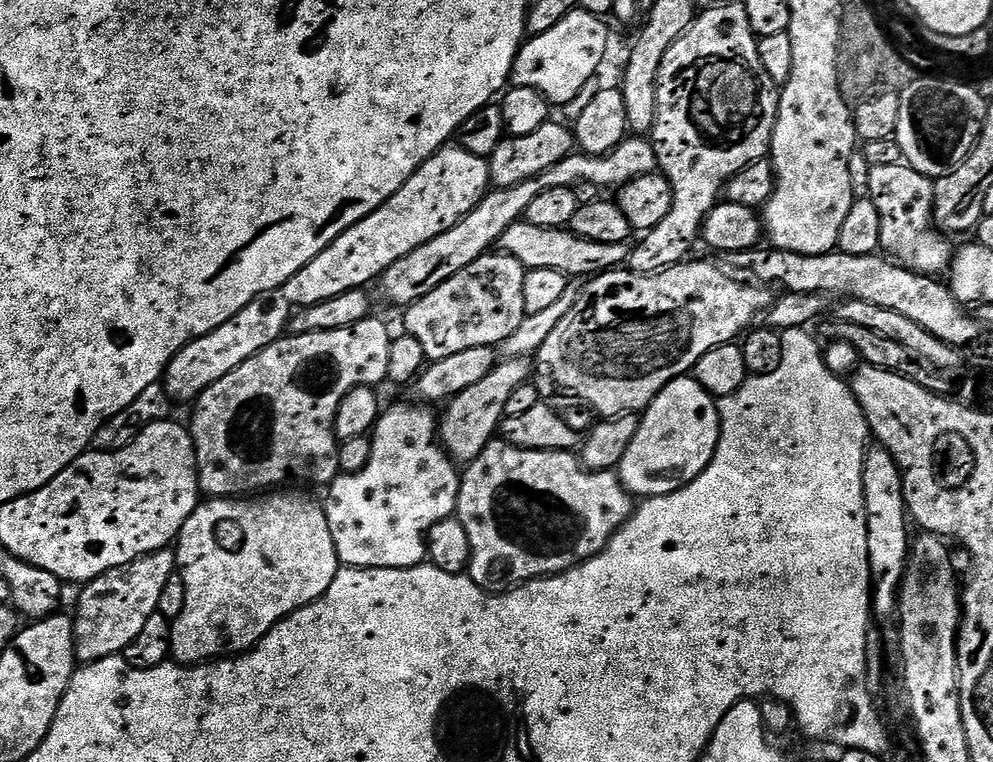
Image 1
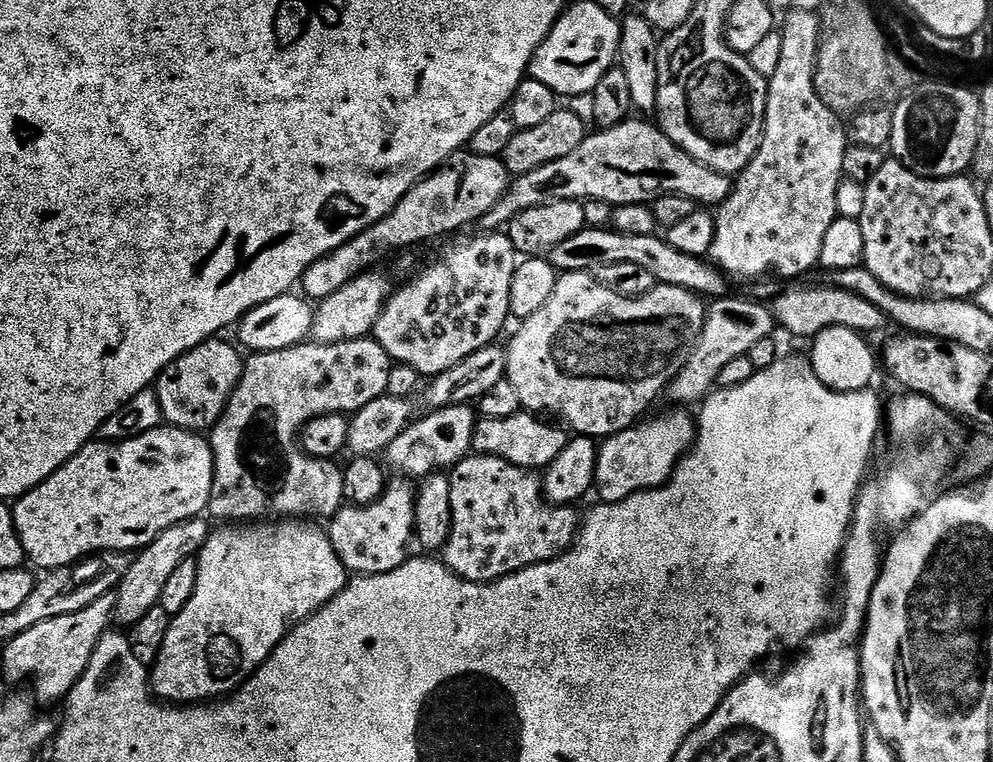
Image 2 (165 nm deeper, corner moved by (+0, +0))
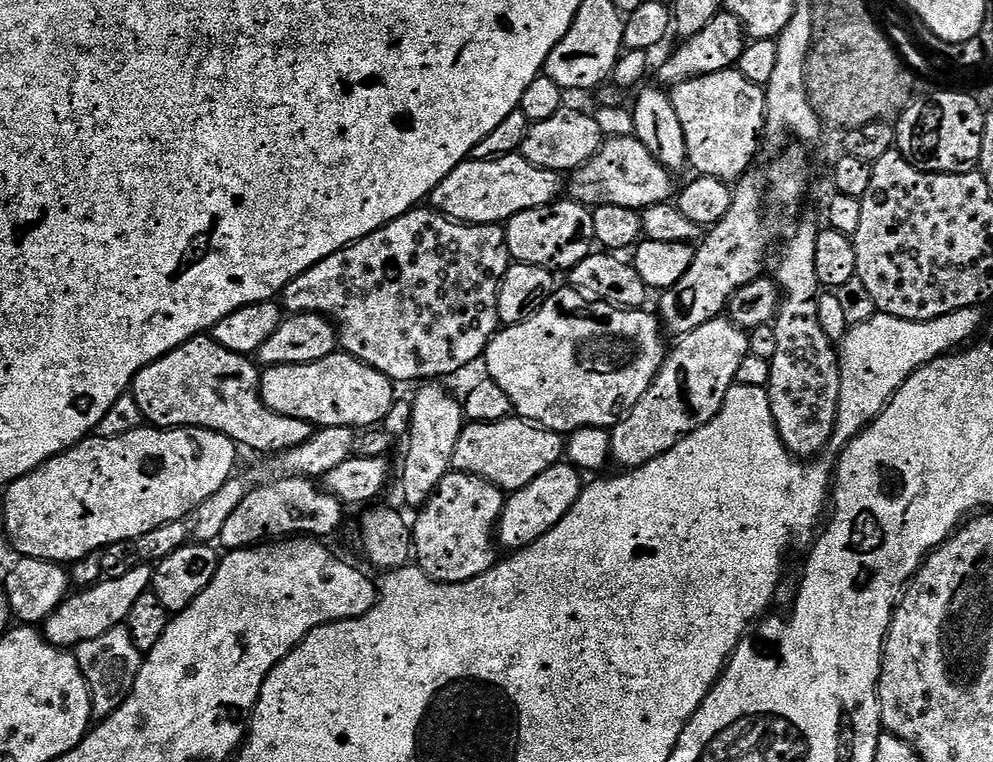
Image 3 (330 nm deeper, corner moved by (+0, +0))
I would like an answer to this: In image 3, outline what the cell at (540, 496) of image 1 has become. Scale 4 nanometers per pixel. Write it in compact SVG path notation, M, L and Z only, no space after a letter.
M455 470L444 475L434 494L415 513L416 524L414 520L411 525L415 567L443 584L470 582L486 574L498 563L494 529L500 523L505 499L501 489L477 476Z

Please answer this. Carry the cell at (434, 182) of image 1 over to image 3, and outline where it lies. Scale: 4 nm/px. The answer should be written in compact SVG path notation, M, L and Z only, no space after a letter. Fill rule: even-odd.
M519 154L497 156L494 160L467 159L432 192L430 204L435 211L461 224L503 225L522 210L534 210L543 204L551 204L562 192L562 176L547 172ZM561 180L561 184L560 184Z

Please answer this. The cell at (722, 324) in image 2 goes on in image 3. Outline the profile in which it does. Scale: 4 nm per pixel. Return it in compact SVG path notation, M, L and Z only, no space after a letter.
M717 318L698 326L698 330L690 330L690 334L679 337L675 341L676 349L667 353L664 365L660 373L654 378L650 390L642 394L638 403L623 417L621 423L611 429L612 454L611 459L621 464L621 469L631 470L646 466L654 458L666 454L682 438L686 438L694 430L706 426L722 410L726 394L736 383L738 365L742 358L749 356L748 332L740 328L730 318Z

